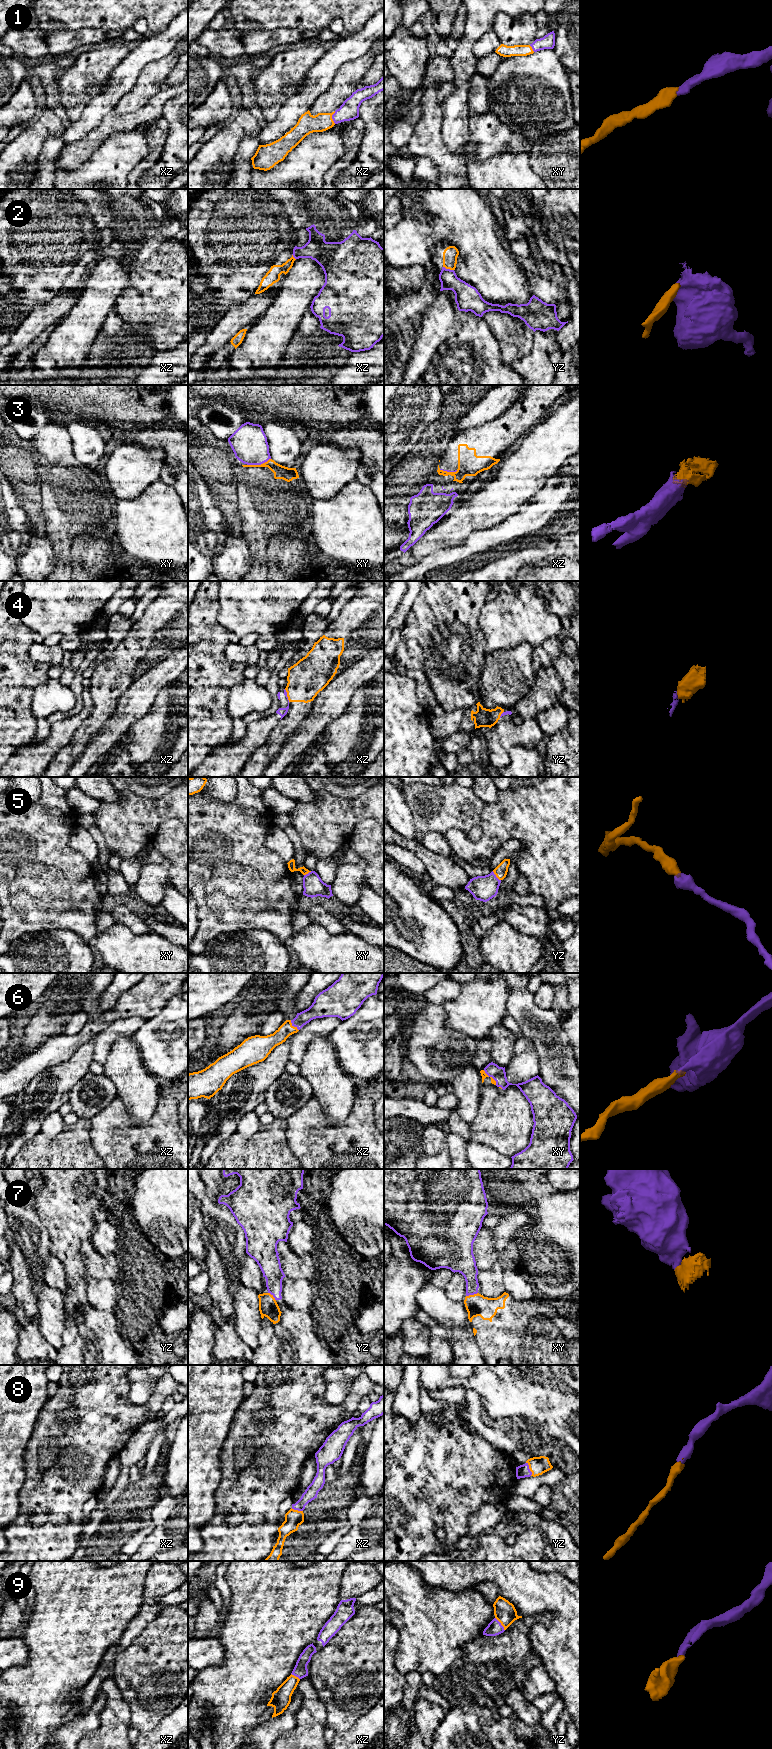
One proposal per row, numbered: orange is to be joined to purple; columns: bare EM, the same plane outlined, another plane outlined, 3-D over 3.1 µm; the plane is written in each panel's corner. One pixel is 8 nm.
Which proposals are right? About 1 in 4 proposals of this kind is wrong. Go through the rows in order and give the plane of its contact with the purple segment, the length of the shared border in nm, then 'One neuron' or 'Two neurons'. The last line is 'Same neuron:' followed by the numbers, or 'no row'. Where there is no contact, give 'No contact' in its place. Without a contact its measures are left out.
1: Touches purple in xz. Shared border 100 nm. One neuron
2: Touches purple in yz. Shared border 90 nm. Two neurons
3: Touches purple in xy. Shared border 200 nm. One neuron
4: Touches purple in xz. Shared border 110 nm. Two neurons
5: Touches purple in yz. Shared border 100 nm. One neuron
6: Touches purple in xz. Shared border 110 nm. One neuron
7: Touches purple in xy. Shared border 100 nm. One neuron
8: Touches purple in yz. Shared border 120 nm. One neuron
9: Touches purple in yz. Shared border 130 nm. One neuron
Same neuron: 1, 3, 5, 6, 7, 8, 9

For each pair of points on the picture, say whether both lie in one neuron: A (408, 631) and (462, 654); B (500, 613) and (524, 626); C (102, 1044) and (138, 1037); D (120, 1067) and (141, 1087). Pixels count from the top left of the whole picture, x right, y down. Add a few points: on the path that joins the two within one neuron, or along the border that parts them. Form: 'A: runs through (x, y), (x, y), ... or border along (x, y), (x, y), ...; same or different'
A: runs through (415, 647), (430, 662), (446, 662); same
B: runs through (506, 619), (518, 620); same
C: border along (146, 1021), (131, 1037); different
D: runs through (125, 1070), (136, 1082); same

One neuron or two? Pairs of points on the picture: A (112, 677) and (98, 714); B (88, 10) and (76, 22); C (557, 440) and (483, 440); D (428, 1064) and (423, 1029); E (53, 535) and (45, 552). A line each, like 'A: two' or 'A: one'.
A: one
B: one
C: two
D: one
E: two

